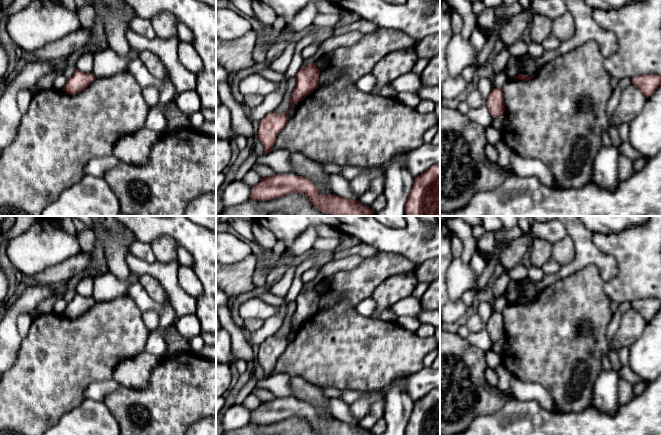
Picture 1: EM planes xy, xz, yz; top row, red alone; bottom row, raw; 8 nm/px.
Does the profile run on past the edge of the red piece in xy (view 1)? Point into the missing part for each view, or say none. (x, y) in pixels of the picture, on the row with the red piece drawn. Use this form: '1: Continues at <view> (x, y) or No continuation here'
1: No continuation here

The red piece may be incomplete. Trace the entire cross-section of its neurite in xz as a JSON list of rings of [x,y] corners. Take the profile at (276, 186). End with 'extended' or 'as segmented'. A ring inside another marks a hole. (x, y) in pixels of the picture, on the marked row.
[[[275,174],[264,177],[252,186],[251,200],[266,201],[283,197],[289,193],[300,193],[309,198],[320,211],[331,216],[371,216],[370,206],[359,200],[345,199],[339,195],[322,195],[312,181],[301,176]]]; as segmented

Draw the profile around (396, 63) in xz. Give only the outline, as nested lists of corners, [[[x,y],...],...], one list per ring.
[[[414,47],[389,52],[379,60],[371,71],[377,84],[371,94],[379,95],[380,89],[401,75],[412,71],[418,57]]]

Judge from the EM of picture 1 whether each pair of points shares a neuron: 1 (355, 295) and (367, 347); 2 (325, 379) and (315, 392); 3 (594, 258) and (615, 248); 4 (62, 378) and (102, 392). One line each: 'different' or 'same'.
1: same
2: different
3: different
4: different

